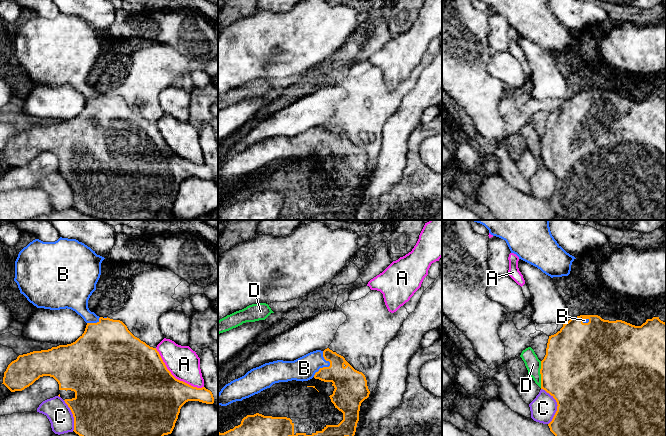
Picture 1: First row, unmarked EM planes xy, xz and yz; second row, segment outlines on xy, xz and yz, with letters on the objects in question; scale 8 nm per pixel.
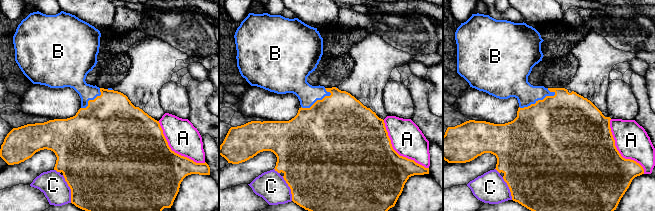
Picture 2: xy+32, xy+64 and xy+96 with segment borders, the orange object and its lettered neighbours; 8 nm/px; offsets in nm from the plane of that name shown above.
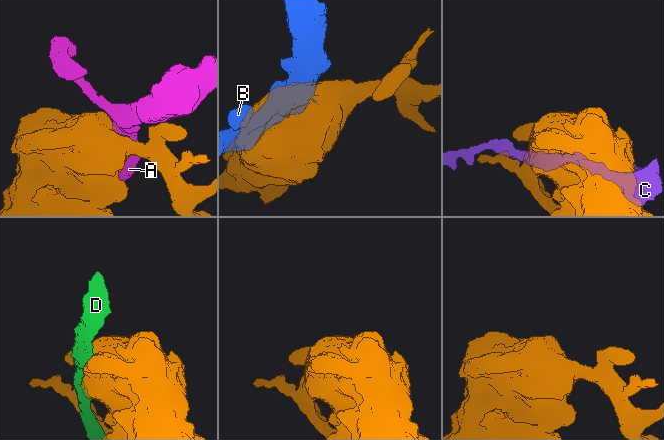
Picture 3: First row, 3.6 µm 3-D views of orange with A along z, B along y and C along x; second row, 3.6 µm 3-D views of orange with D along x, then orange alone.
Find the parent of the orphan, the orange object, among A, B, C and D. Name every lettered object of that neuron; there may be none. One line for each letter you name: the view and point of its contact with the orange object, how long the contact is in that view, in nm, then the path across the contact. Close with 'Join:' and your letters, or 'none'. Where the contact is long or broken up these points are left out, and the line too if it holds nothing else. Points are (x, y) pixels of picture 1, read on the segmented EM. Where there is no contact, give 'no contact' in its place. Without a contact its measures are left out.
B: xz (329, 366) | 220 nm
Join: B

